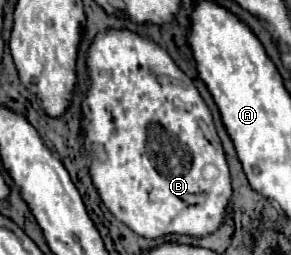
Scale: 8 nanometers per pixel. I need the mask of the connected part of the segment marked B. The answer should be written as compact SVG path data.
M110 27L110 29L96 33L96 37L92 39L92 43L86 51L86 67L88 67L88 77L90 77L90 93L86 95L90 101L90 115L82 117L84 153L88 153L88 163L90 163L88 169L90 169L92 183L96 185L100 199L104 201L108 211L118 221L124 221L134 233L148 237L148 239L156 239L156 237L166 235L166 233L184 233L184 235L202 237L202 235L216 231L220 227L226 211L230 211L230 195L232 195L230 171L226 165L222 143L220 143L216 129L214 129L214 123L212 123L210 109L202 101L202 97L196 91L196 87L192 85L192 81L184 75L184 71L180 71L180 67L172 61L172 57L156 41L152 41L150 37L144 37L136 31L130 31L126 27L120 27L120 29Z

